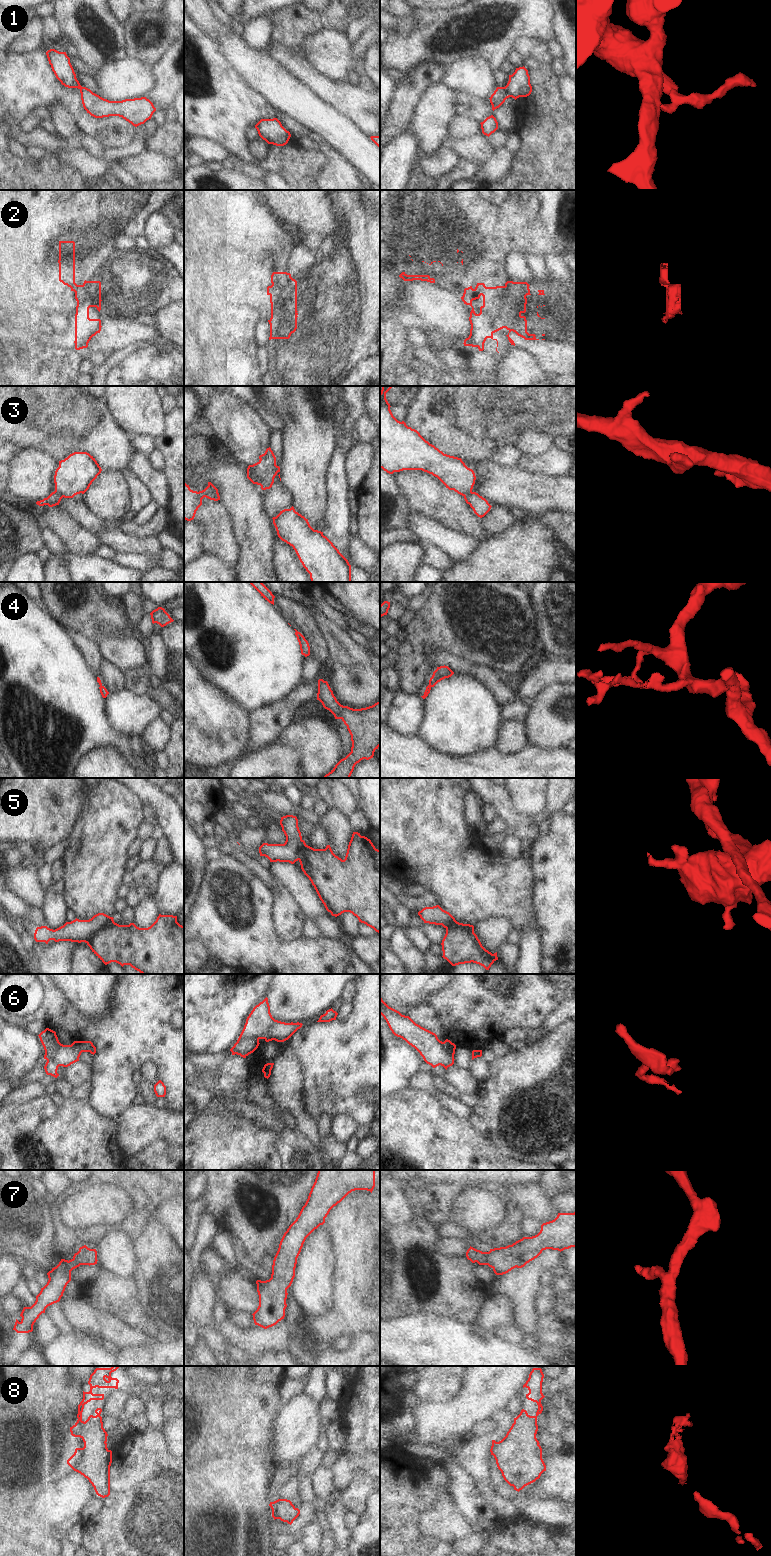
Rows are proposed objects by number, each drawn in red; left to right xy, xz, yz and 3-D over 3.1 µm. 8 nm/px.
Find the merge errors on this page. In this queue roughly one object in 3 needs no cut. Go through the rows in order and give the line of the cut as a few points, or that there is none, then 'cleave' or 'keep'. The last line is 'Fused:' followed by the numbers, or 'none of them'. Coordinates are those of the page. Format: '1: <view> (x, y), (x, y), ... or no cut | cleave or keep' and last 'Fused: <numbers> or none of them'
1: yz (504, 87), (511, 96) | cleave
2: xy (77, 285), (74, 291) | cleave
3: xz (247, 469), (255, 476), (259, 484) | cleave
4: no cut | keep
5: xy (112, 919), (92, 933), (85, 942) | cleave
6: xz (258, 1039), (255, 1037), (245, 1038), (237, 1042) | cleave
7: no cut | keep
8: no cut | keep
Fused: 1, 2, 3, 5, 6

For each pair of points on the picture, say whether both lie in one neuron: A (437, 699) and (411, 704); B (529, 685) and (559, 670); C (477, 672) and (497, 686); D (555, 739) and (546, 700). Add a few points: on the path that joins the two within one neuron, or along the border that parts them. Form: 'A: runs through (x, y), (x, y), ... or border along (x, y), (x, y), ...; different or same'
A: border along (424, 699), (425, 719), (421, 725); different
B: runs through (536, 681), (545, 674), (552, 672); same
C: runs through (482, 673), (492, 681); same
D: runs through (554, 729), (554, 716), (549, 710); same

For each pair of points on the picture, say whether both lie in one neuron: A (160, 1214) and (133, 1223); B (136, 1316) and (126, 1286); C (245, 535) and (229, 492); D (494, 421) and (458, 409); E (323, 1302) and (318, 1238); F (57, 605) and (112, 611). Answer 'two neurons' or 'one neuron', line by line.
A: two neurons
B: one neuron
C: one neuron
D: one neuron
E: one neuron
F: one neuron

